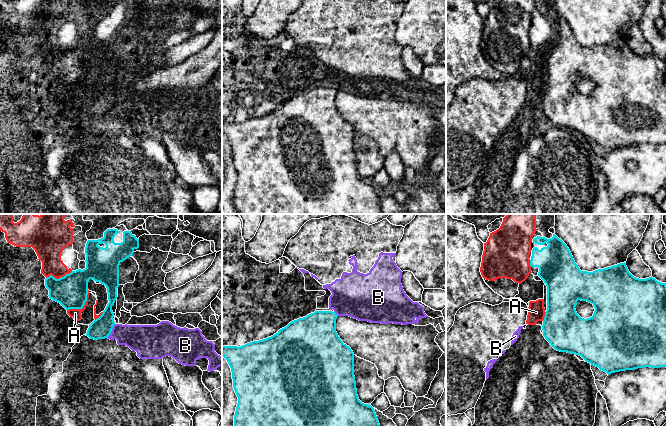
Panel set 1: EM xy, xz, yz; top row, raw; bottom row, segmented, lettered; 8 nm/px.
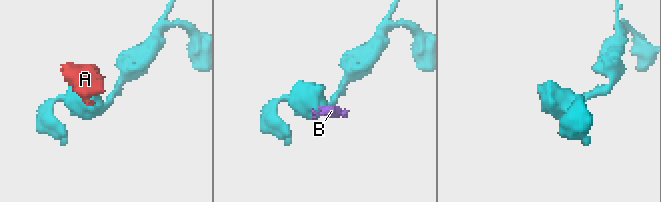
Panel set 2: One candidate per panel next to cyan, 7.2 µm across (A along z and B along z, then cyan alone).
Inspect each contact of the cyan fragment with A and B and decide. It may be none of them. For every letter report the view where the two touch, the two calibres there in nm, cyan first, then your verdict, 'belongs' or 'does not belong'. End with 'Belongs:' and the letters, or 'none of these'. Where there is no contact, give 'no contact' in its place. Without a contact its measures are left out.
A: meets cyan in xy; 260 nm thick on the cyan side, 80 nm on the other; does not belong
B: meets cyan in xy; 170 nm thick on the cyan side, 220 nm on the other; does not belong
Belongs: none of these

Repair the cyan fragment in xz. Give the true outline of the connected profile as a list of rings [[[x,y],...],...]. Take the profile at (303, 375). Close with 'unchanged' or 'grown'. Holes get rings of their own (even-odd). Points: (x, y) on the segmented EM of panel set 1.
[[[315,311],[266,339],[240,347],[222,346],[238,397],[234,426],[380,426],[374,408],[358,398],[354,353],[336,332],[337,317],[332,311]]]; unchanged

